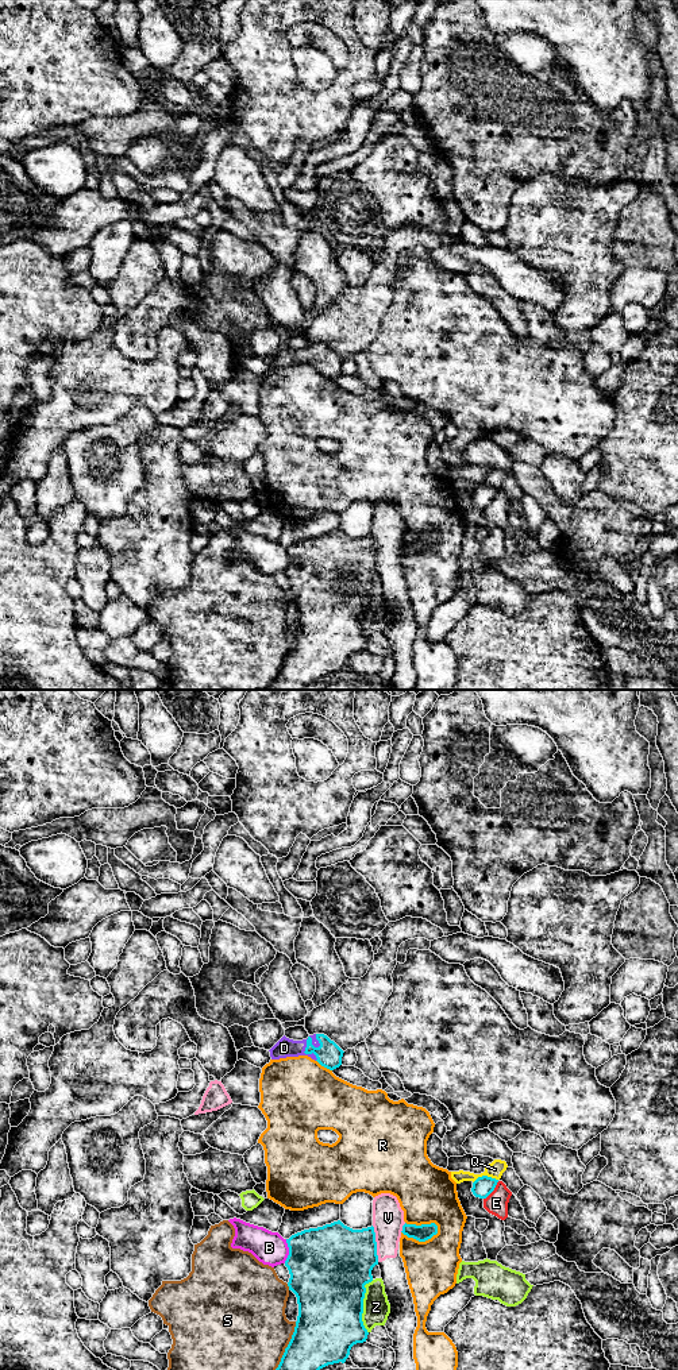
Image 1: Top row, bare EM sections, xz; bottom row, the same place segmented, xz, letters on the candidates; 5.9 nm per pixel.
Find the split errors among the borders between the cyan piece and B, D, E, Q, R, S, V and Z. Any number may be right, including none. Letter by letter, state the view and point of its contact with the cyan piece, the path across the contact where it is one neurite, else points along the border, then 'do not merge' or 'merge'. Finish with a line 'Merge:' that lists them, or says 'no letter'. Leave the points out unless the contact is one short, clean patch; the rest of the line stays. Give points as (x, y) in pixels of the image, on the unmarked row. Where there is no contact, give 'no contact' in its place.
B: contact xz (289, 560); do not merge
D: contact xz (307, 348); do not merge
E: contact xz (492, 500); do not merge
Q: contact xz (485, 485); do not merge
R: contact xz (422, 550); do not merge
S: contact xz (285, 660); do not merge
V: contact xz (376, 552); do not merge
Z: contact xz (362, 614); do not merge
Merge: no letter

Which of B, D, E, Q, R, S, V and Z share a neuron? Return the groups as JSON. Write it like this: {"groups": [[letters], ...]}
{"groups": [["B"], ["D"], ["E"], ["Q"], ["R"], ["S"], ["V"], ["Z"]]}

